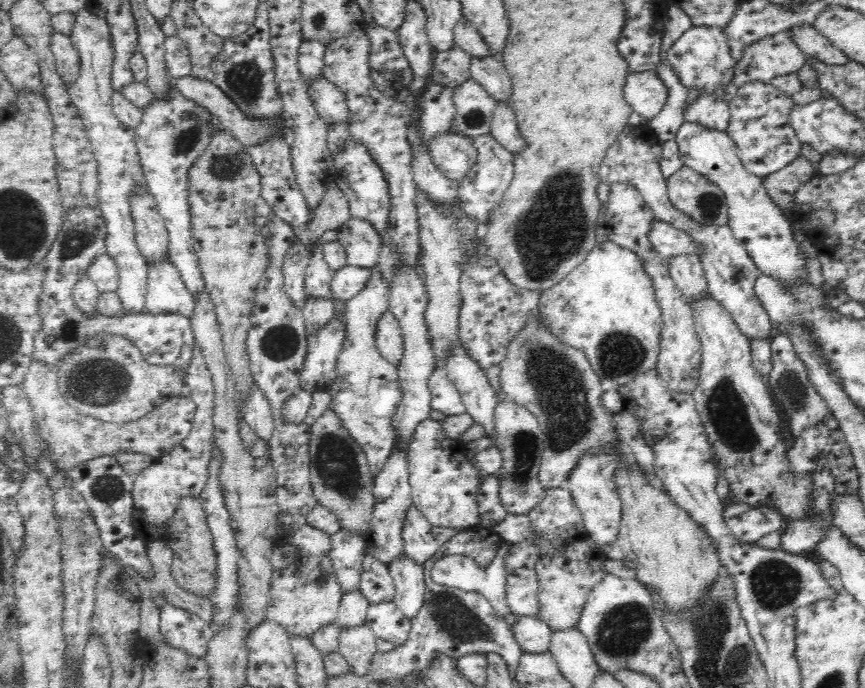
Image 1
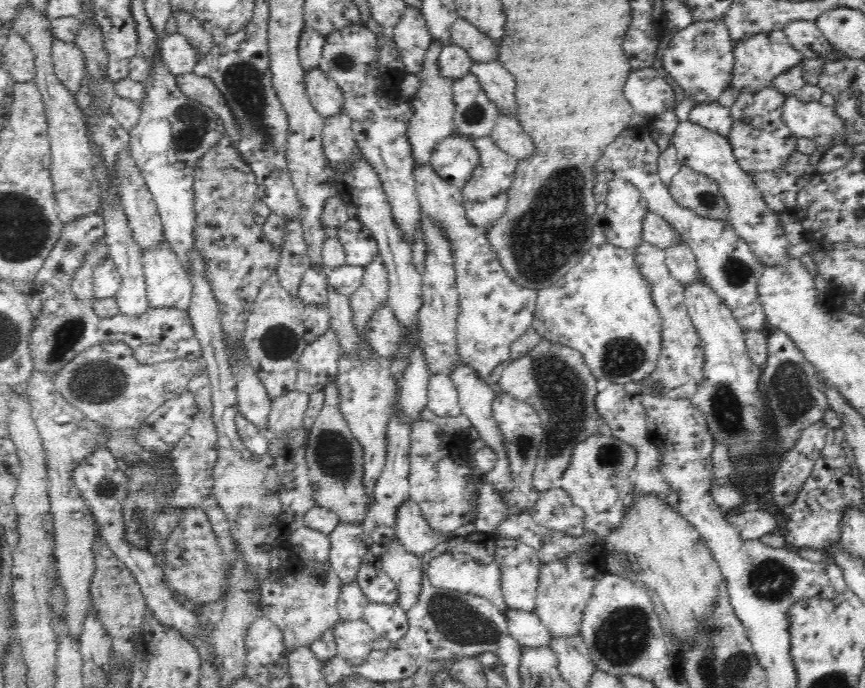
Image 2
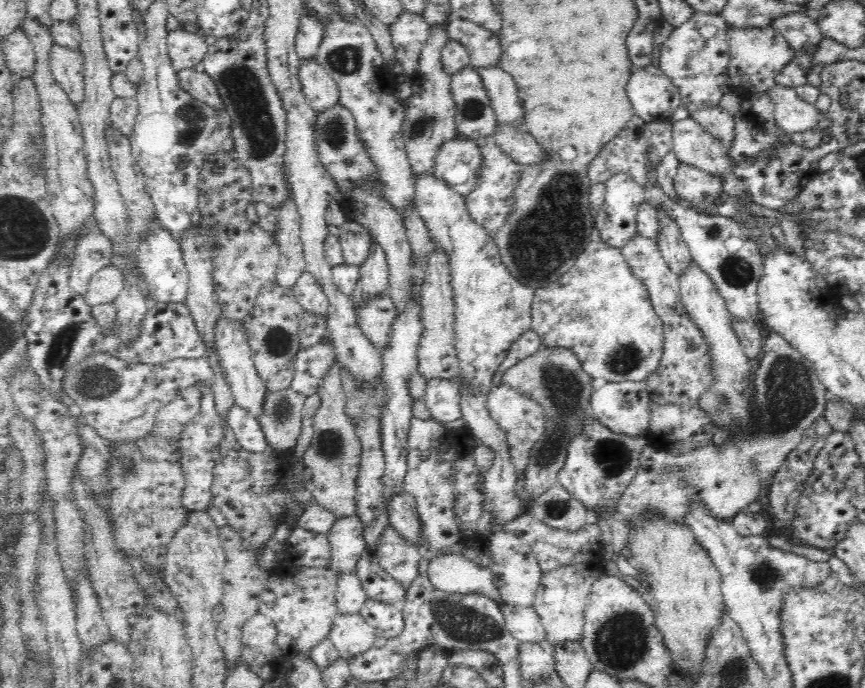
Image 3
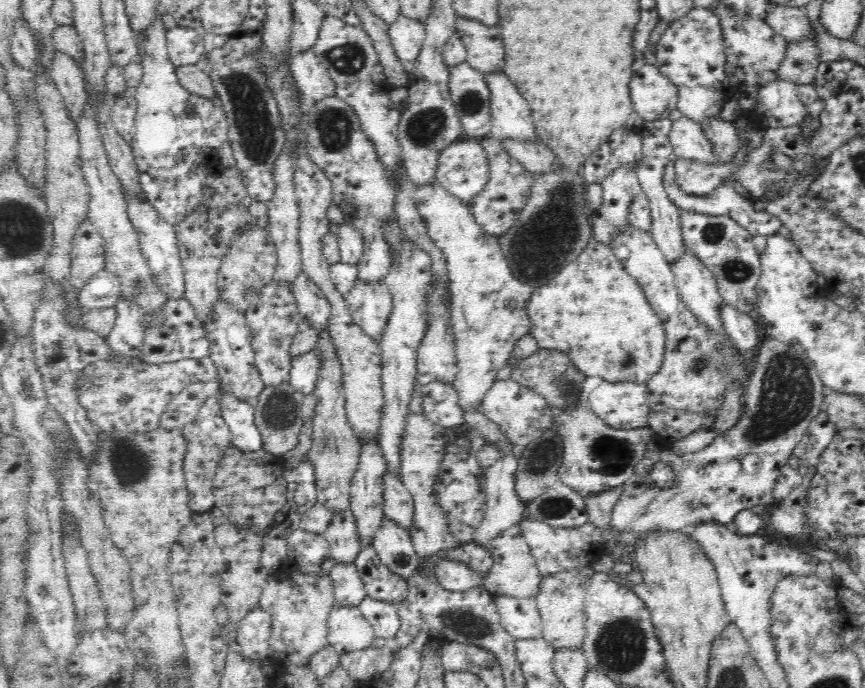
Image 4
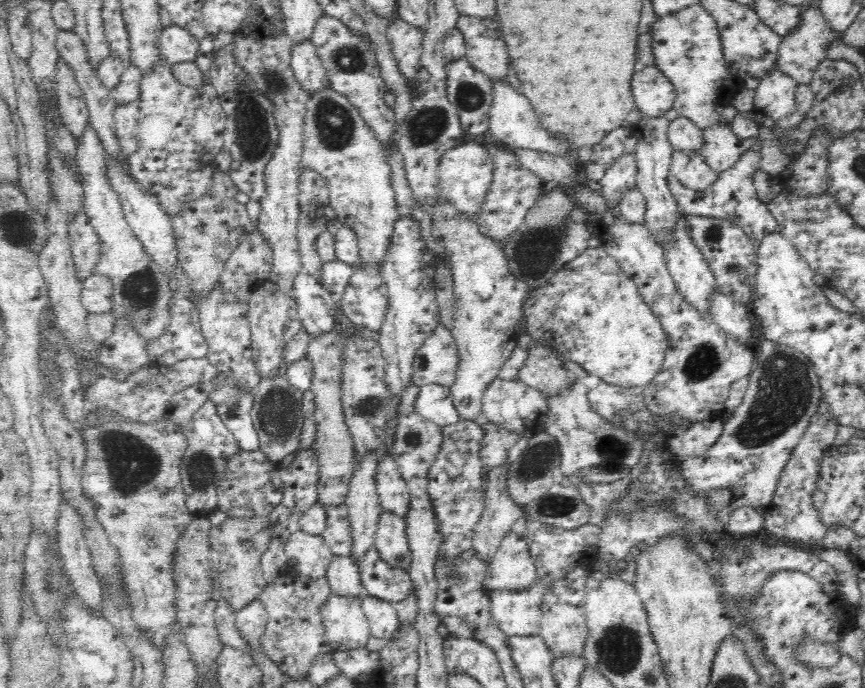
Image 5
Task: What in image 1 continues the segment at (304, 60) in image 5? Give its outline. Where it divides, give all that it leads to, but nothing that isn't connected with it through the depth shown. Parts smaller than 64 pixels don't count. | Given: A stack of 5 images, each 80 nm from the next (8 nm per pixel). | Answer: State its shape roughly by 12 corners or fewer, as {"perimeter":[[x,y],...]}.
{"perimeter":[[323,74],[309,84],[328,126],[350,118],[344,92]]}

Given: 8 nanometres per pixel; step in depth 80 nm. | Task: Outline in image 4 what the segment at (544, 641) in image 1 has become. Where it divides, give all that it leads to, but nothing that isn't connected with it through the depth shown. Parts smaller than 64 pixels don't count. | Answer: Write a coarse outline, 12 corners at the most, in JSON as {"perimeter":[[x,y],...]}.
{"perimeter":[[493,594],[502,627],[515,640],[542,638],[535,596]]}

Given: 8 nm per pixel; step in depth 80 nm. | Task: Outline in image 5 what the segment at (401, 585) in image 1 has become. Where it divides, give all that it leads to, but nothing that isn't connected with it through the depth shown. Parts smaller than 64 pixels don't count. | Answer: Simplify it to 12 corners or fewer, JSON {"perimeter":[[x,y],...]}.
{"perimeter":[[383,509],[374,546],[390,566],[410,568],[405,518]]}

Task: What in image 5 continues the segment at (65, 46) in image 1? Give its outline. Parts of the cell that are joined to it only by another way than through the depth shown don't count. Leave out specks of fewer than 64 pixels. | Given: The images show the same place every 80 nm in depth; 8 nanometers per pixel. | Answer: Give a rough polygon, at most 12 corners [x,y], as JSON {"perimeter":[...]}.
{"perimeter":[[61,58],[56,70],[60,120],[80,144],[89,126],[74,71]]}

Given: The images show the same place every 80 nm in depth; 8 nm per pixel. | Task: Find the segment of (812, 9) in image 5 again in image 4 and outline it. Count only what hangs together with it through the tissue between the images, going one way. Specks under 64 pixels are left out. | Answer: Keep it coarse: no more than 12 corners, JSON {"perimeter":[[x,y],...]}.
{"perimeter":[[814,35],[788,42],[778,79],[810,84],[820,63]]}

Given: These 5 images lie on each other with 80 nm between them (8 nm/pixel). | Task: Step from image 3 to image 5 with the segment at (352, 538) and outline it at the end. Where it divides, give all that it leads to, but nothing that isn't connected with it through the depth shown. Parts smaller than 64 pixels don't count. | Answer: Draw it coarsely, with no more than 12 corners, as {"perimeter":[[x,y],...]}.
{"perimeter":[[323,505],[322,532],[334,555],[351,556],[348,507]]}

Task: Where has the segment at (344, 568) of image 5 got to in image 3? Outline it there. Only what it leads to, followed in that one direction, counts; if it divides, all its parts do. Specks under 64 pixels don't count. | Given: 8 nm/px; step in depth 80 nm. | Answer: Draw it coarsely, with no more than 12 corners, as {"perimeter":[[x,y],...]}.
{"perimeter":[[355,572],[337,573],[336,605],[361,614],[368,600]]}

